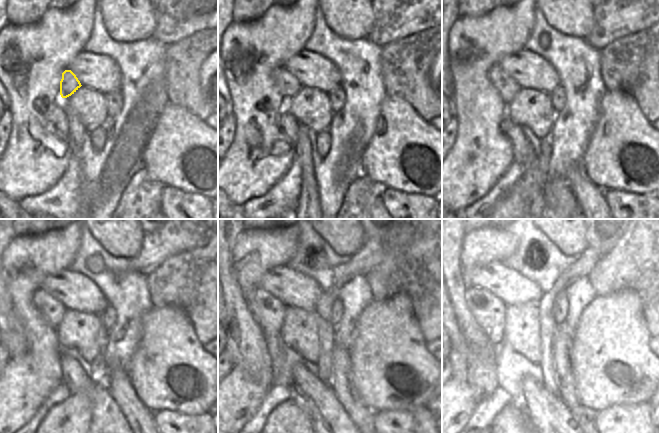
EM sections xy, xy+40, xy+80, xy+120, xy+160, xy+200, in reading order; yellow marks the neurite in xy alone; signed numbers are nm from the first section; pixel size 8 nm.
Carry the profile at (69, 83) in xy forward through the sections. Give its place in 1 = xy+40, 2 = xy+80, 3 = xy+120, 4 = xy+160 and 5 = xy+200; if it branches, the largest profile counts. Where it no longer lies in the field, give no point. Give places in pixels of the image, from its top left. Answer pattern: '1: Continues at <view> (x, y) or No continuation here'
1: Continues at xy+40 (288, 85)
2: Continues at xy+80 (507, 87)
3: Continues at xy+120 (53, 310)
4: Continues at xy+160 (268, 311)
5: Continues at xy+200 (488, 310)

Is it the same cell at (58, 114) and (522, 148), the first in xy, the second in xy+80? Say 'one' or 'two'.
one

